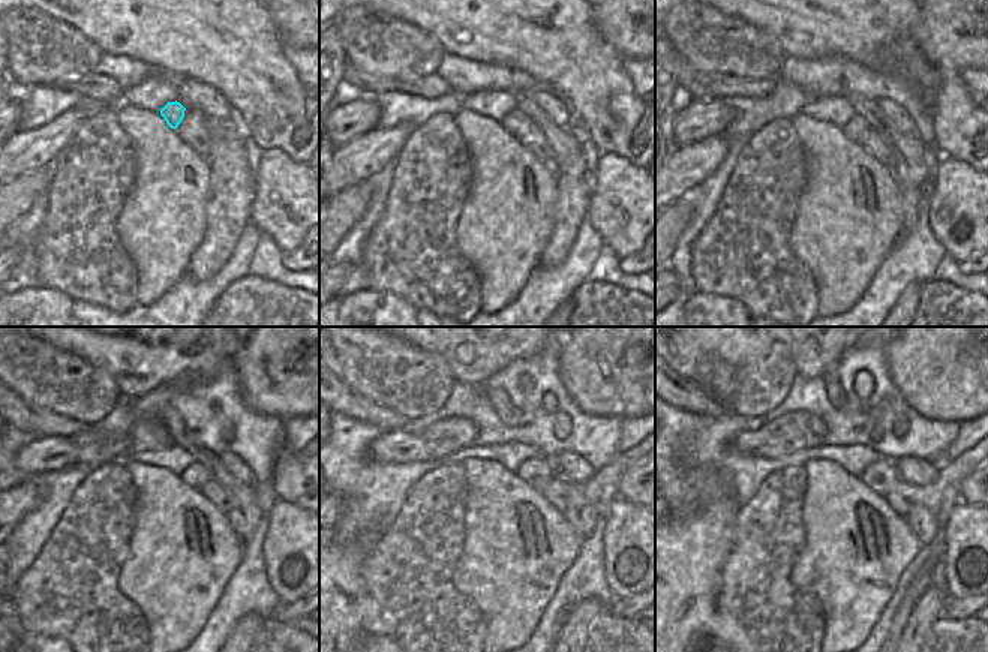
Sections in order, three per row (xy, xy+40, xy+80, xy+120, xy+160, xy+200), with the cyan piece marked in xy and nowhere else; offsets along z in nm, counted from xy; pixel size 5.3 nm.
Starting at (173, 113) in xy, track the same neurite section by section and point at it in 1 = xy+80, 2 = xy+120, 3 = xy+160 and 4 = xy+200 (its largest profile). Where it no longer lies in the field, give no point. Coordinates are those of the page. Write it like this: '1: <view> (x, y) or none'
1: xy+80 (856, 125)
2: xy+120 (195, 475)
3: xy+160 (537, 472)
4: xy+200 (879, 477)

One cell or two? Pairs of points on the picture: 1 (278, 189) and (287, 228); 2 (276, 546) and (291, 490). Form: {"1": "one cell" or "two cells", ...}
{"1": "one cell", "2": "two cells"}

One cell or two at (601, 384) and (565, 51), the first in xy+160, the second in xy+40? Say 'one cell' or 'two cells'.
two cells

